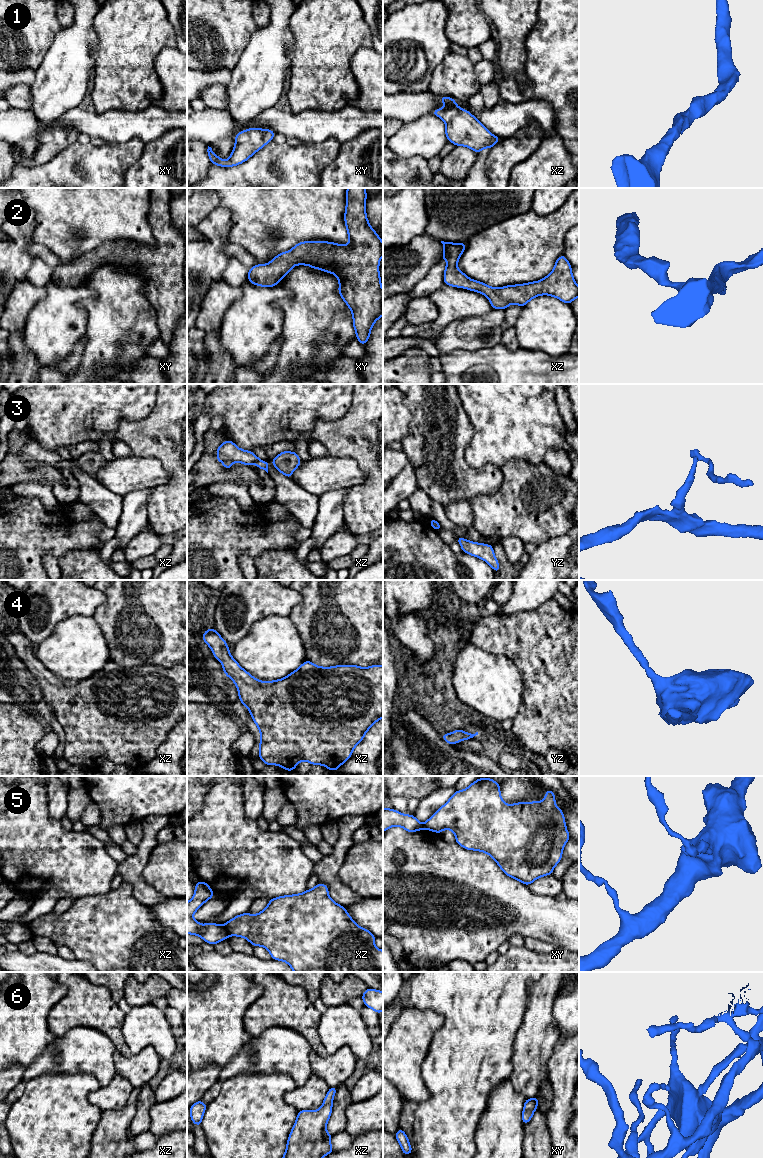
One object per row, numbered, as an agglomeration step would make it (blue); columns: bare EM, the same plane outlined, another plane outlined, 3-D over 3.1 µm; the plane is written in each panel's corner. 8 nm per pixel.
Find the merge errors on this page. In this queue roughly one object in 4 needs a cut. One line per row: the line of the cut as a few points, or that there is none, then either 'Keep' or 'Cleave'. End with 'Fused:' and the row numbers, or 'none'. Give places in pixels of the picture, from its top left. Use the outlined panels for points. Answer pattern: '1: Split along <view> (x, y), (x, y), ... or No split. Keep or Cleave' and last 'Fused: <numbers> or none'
1: No split. Keep
2: No split. Keep
3: No split. Keep
4: No split. Keep
5: Split along xz (223, 926), (229, 934). Cleave
6: No split. Keep
Fused: 5

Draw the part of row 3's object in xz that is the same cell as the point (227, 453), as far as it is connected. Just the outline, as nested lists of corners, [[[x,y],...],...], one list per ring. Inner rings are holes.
[[[231,440],[225,441],[218,447],[216,459],[222,462],[226,469],[231,468],[234,462],[240,462],[247,466],[256,464],[268,473],[267,461],[260,460],[253,452],[238,448]]]

